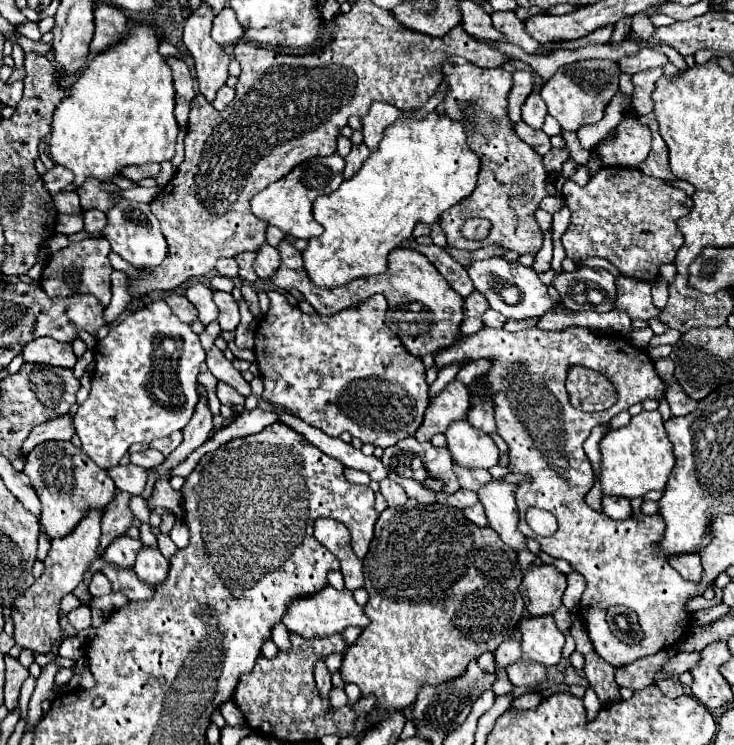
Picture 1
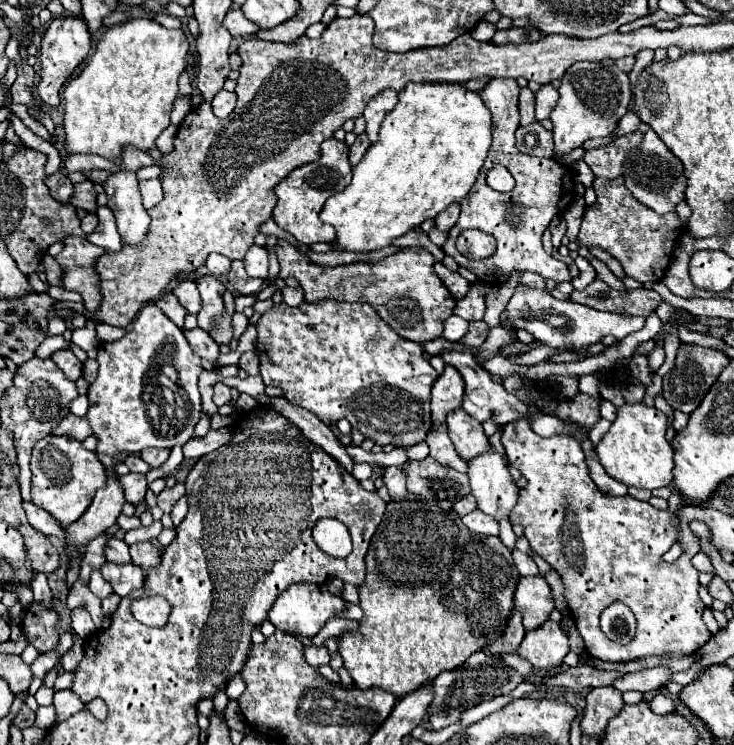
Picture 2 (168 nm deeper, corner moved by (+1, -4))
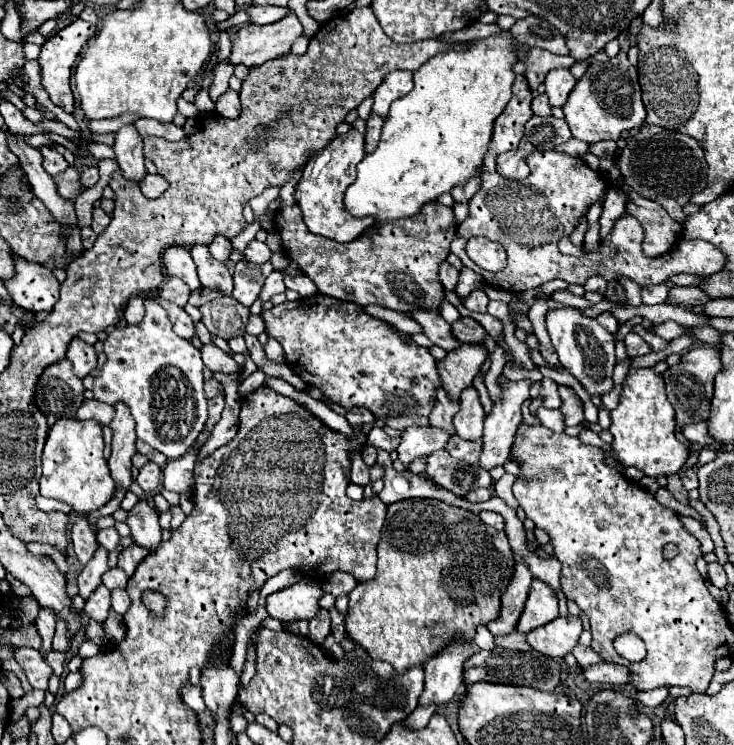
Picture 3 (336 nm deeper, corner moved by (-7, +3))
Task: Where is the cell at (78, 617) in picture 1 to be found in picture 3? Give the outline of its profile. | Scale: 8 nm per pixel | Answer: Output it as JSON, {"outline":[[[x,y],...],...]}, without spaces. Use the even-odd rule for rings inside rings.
{"outline":[[[101,584],[87,600],[85,600],[85,608],[83,612],[91,618],[91,620],[97,620],[97,622],[105,622],[107,618],[107,612],[111,608],[111,598],[109,598],[109,590]]]}

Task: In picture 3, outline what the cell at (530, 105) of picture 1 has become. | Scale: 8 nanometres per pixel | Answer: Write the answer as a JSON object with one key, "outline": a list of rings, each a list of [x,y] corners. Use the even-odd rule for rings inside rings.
{"outline":[[[569,68],[551,70],[545,78],[545,94],[549,96],[549,104],[551,106],[563,106],[575,82],[577,80],[569,74]]]}

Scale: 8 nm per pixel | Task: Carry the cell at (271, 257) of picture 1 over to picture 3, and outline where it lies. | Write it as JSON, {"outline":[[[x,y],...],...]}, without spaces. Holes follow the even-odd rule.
{"outline":[[[253,240],[247,248],[245,248],[245,260],[253,262],[253,264],[265,264],[269,258],[271,258],[271,250],[267,248],[265,242],[259,242],[259,240]]]}

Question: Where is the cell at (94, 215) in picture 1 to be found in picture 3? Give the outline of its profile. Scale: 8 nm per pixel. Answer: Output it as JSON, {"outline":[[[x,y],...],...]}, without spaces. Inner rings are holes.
{"outline":[[[95,208],[95,210],[93,210],[93,224],[91,224],[91,228],[93,228],[97,234],[101,234],[101,232],[109,226],[109,222],[111,222],[111,216],[109,216],[109,214],[105,214],[101,208]]]}

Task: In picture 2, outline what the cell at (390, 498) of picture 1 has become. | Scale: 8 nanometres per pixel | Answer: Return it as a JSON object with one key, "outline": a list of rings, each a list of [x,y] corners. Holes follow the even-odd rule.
{"outline":[[[397,465],[385,467],[383,481],[385,481],[391,497],[403,499],[403,495],[407,493],[407,489],[405,489],[405,479],[407,479],[407,477],[403,477],[403,467],[397,467]]]}

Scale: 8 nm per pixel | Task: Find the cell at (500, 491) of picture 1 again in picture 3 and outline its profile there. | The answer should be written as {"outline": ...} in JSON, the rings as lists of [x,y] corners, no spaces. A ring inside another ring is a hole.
{"outline":[[[501,382],[499,386],[503,390],[503,402],[495,404],[491,414],[485,418],[483,452],[479,458],[479,466],[489,472],[509,460],[513,436],[521,422],[521,404],[529,398],[531,382]]]}

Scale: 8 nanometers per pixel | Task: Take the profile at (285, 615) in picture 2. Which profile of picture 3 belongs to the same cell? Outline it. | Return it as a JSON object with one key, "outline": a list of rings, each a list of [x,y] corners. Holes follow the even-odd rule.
{"outline":[[[297,582],[267,596],[267,612],[281,622],[311,620],[319,614],[319,600],[325,594],[321,584]]]}

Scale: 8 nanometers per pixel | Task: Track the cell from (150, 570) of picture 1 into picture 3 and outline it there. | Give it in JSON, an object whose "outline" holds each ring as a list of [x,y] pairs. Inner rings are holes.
{"outline":[[[139,500],[135,508],[129,510],[127,526],[131,528],[131,536],[135,544],[139,544],[141,548],[147,548],[149,552],[153,552],[161,544],[159,516],[145,500]]]}

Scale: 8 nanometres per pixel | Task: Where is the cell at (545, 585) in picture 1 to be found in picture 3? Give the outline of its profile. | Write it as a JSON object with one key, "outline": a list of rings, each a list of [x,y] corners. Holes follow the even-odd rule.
{"outline":[[[533,578],[529,598],[527,598],[525,610],[519,618],[517,630],[527,634],[527,632],[555,620],[557,616],[559,616],[559,612],[557,612],[557,594],[555,594],[555,590],[551,590],[545,582],[539,582],[537,578]]]}

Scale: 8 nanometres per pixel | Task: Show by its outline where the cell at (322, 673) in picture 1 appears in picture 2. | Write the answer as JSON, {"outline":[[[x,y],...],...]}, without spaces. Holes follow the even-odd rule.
{"outline":[[[309,645],[309,647],[305,647],[305,659],[307,659],[309,665],[319,667],[319,665],[323,665],[323,663],[329,663],[331,657],[329,657],[329,651],[327,651],[325,647]]]}

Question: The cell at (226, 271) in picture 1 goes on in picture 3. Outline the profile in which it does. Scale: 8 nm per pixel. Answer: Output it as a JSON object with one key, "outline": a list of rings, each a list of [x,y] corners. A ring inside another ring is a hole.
{"outline":[[[215,238],[215,242],[211,242],[211,246],[209,246],[209,252],[211,252],[211,256],[215,258],[215,260],[219,260],[219,262],[227,262],[229,260],[229,256],[231,256],[231,242],[227,240],[227,238]]]}

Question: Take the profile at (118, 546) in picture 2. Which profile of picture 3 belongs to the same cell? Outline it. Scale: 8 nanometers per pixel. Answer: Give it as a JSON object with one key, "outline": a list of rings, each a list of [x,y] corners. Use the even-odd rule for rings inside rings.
{"outline":[[[107,528],[107,530],[99,530],[97,532],[97,542],[105,548],[105,550],[115,550],[119,548],[119,542],[121,542],[121,536],[115,528]]]}

